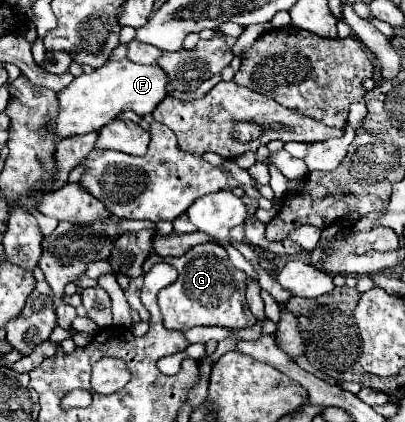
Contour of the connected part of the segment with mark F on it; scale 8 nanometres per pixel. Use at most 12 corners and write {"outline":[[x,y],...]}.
{"outline":[[126,57],[58,93],[58,139],[100,131],[166,97],[158,65]]}

